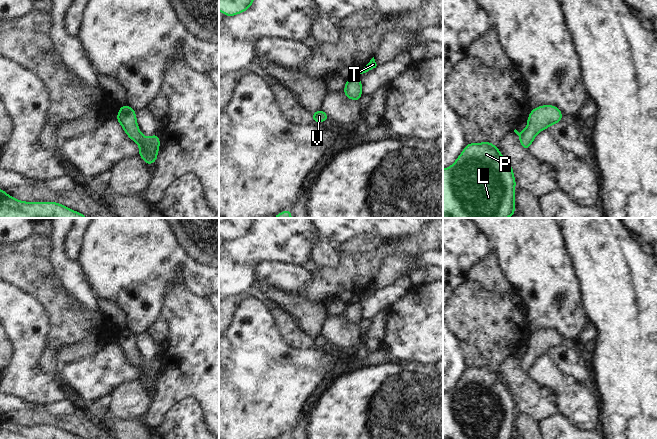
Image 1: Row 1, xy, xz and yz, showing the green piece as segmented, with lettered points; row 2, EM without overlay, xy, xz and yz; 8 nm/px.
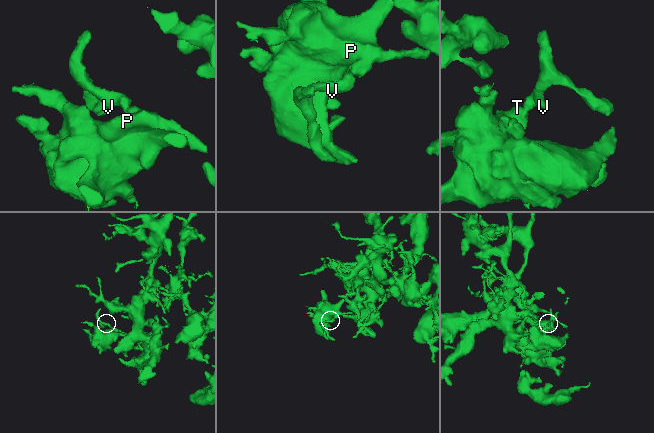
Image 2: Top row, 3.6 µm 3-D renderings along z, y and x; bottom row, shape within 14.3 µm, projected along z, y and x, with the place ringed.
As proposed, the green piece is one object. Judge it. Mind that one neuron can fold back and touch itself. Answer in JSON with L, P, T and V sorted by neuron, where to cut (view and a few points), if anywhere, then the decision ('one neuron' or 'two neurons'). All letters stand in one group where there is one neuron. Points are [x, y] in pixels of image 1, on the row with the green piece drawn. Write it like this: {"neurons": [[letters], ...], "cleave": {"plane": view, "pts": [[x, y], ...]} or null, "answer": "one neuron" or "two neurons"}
{"neurons": [["L", "P", "T", "V"]], "cleave": null, "answer": "one neuron"}

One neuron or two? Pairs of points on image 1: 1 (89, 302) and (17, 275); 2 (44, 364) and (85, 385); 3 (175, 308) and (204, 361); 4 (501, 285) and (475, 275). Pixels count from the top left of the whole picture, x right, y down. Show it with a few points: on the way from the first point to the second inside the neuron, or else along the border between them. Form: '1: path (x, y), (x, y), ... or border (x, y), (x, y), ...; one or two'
1: border (59, 276), (63, 288), (83, 306), (91, 310); two
2: border (58, 371), (56, 373); two
3: path (188, 321), (195, 328), (203, 348); one
4: path (495, 281), (488, 275), (481, 275); one

